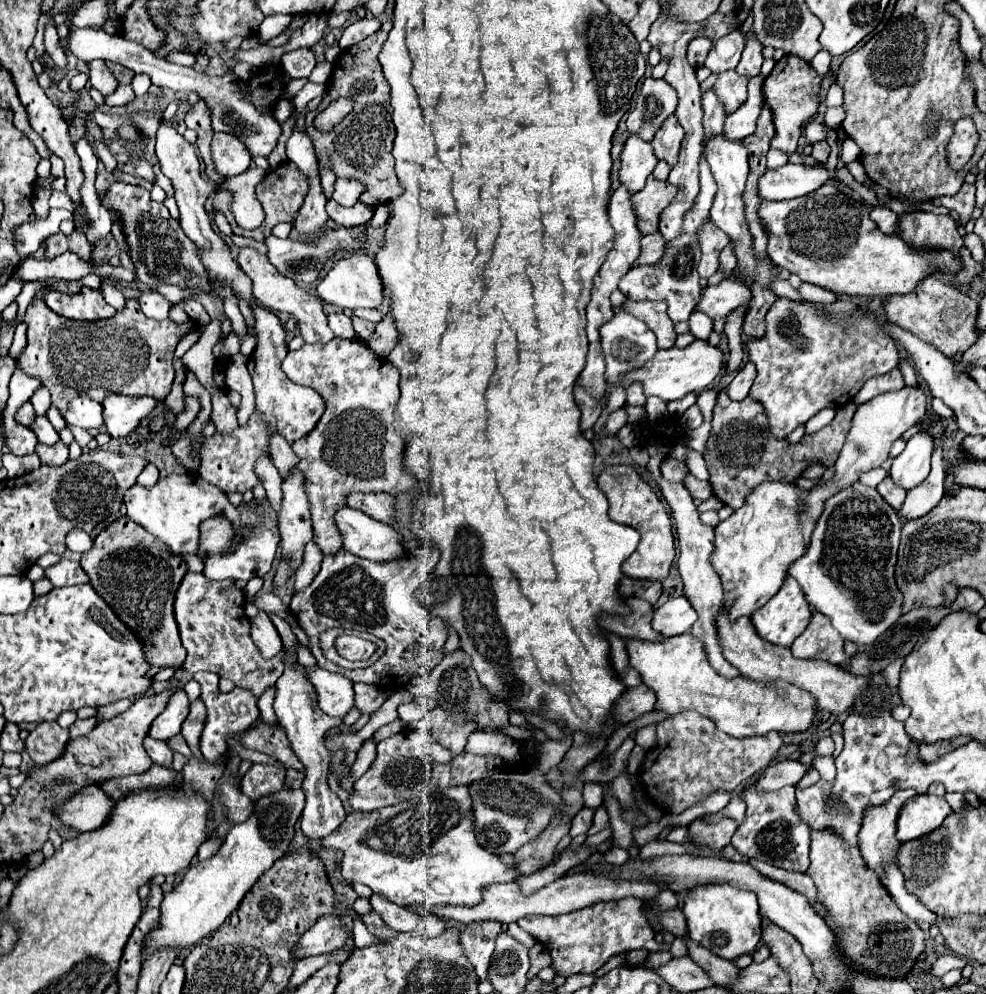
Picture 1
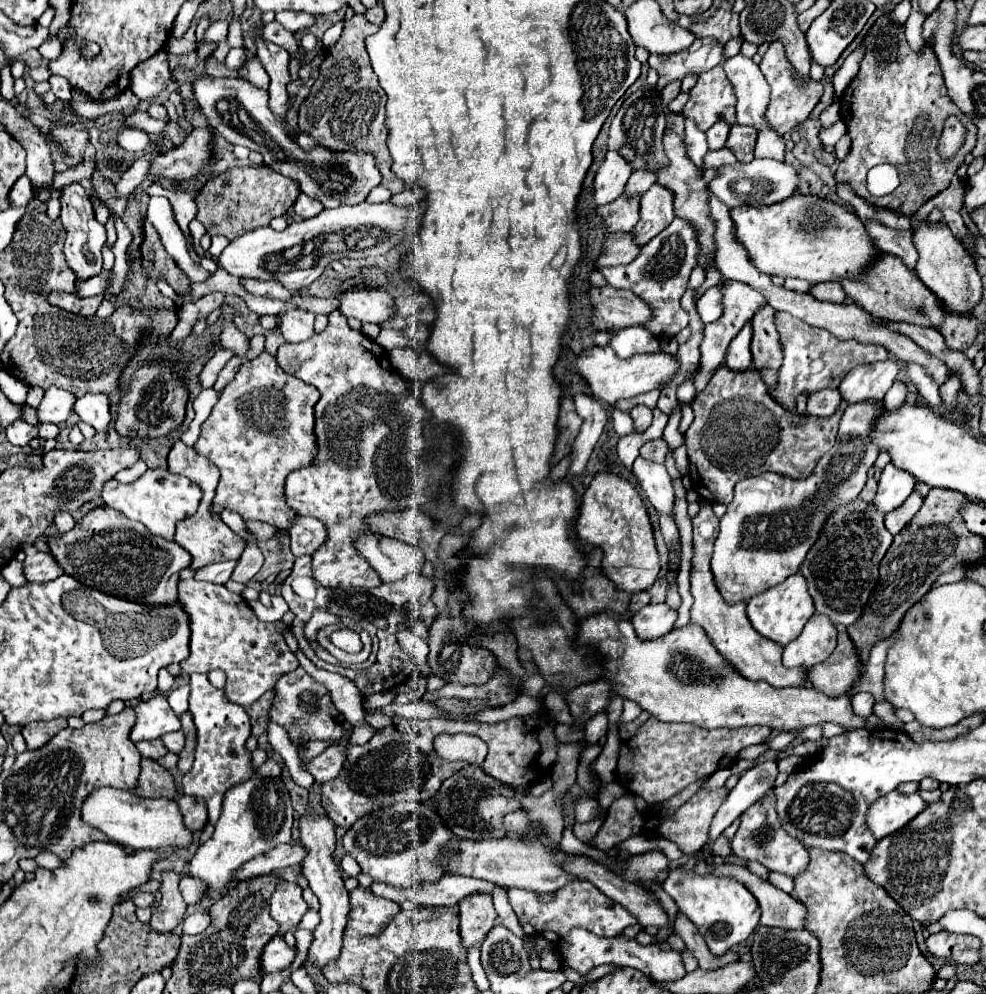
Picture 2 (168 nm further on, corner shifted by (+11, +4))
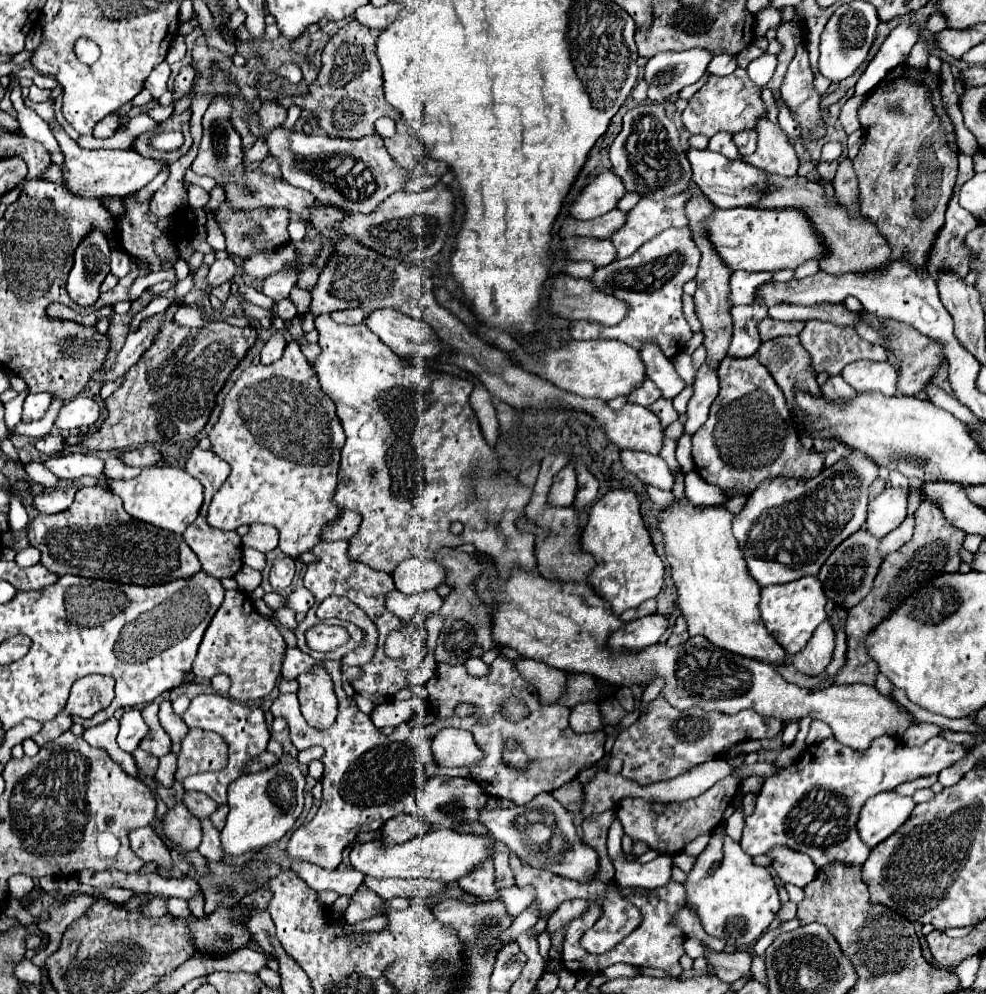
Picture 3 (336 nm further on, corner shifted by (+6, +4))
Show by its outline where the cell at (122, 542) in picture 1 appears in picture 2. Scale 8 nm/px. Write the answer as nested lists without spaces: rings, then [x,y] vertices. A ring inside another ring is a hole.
[[[107,505],[89,511],[69,533],[51,535],[49,549],[65,573],[83,585],[151,607],[169,607],[173,603],[179,573],[189,567],[189,553],[181,551],[175,541],[151,535],[141,523],[129,521]]]

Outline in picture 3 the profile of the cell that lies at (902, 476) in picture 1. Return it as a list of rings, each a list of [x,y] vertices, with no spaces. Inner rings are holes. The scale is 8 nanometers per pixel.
[[[888,485],[882,495],[878,495],[868,503],[868,519],[864,529],[872,533],[876,539],[886,537],[906,519],[906,505],[908,505],[908,495]]]

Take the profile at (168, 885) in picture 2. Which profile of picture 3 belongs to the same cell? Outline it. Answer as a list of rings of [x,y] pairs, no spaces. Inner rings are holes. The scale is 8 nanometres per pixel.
[[[140,827],[140,829],[130,829],[128,831],[130,847],[132,851],[144,859],[144,861],[156,861],[160,867],[170,869],[172,859],[170,853],[166,851],[166,845],[158,839],[158,835],[152,831],[152,827]]]

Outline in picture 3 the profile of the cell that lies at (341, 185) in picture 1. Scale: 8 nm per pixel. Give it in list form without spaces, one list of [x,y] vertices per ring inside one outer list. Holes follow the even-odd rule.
[[[284,131],[284,137],[266,137],[266,145],[280,159],[284,181],[310,191],[320,203],[336,205],[348,213],[370,213],[392,193],[404,189],[408,173],[388,155],[380,135],[340,139],[306,133],[302,133],[304,137],[292,137],[296,131]]]

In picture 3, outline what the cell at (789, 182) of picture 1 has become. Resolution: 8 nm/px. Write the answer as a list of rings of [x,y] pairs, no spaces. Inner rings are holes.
[[[688,149],[688,159],[692,163],[694,177],[692,181],[698,185],[698,189],[708,197],[708,201],[718,209],[730,209],[730,207],[752,207],[758,203],[762,195],[770,189],[768,173],[760,171],[758,167],[752,167],[744,161],[730,161],[720,153],[708,151],[708,149]]]

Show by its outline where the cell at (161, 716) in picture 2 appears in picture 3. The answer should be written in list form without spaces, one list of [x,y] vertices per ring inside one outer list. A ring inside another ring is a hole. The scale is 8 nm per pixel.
[[[126,709],[126,713],[120,719],[120,733],[118,733],[120,749],[132,753],[142,741],[142,735],[146,735],[146,723],[140,715],[140,709]]]

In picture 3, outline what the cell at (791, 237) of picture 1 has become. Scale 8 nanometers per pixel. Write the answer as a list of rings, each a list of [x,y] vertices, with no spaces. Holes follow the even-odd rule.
[[[734,207],[734,209],[716,209],[702,223],[708,241],[716,249],[718,257],[726,263],[730,271],[778,271],[778,269],[796,269],[808,259],[822,259],[824,249],[816,239],[816,231],[806,221],[800,211],[782,209],[782,211],[762,211],[754,207]]]

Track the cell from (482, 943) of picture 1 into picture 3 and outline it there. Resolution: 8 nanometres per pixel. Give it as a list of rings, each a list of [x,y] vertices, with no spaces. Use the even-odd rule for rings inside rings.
[[[486,859],[480,867],[464,875],[464,879],[458,879],[460,887],[472,895],[476,895],[480,901],[494,901],[498,899],[498,889],[494,887],[494,863],[492,859]]]

